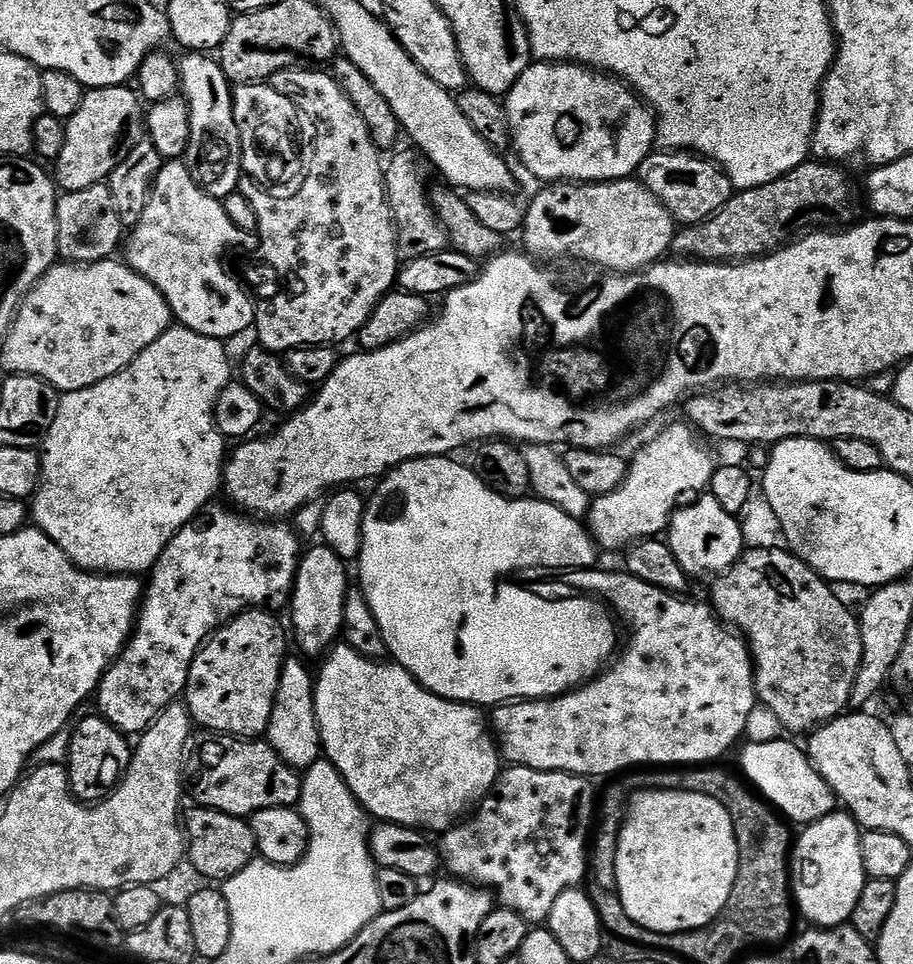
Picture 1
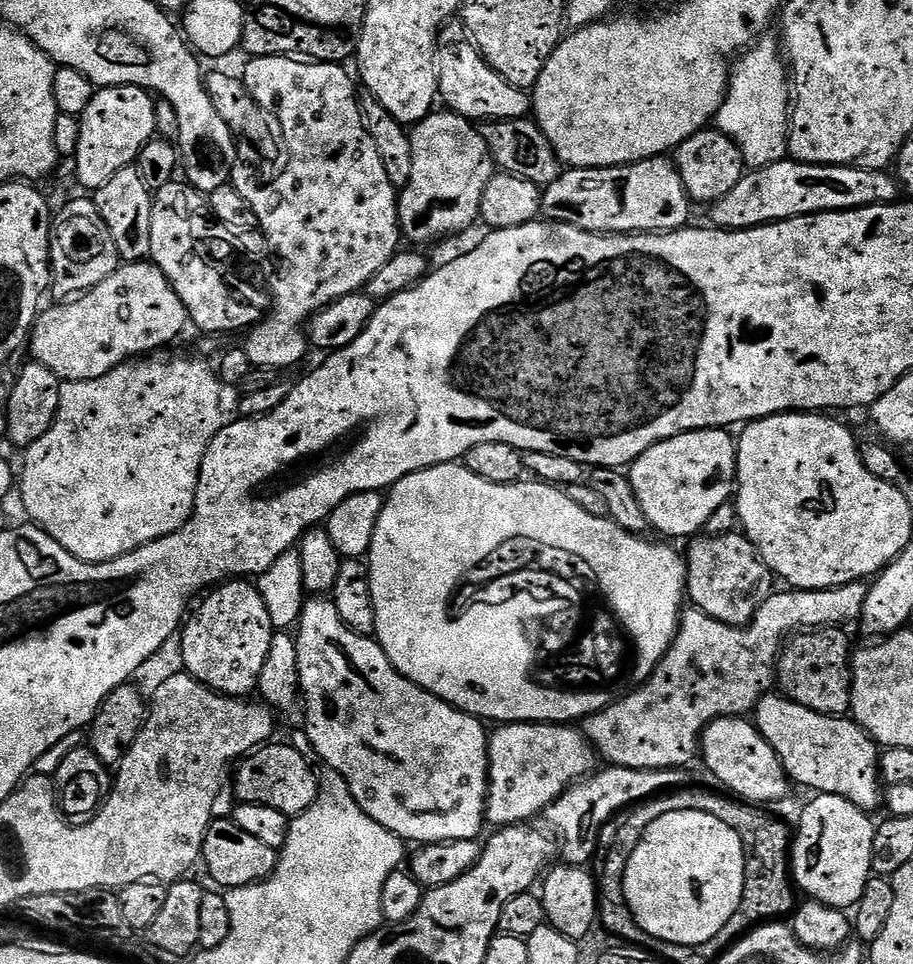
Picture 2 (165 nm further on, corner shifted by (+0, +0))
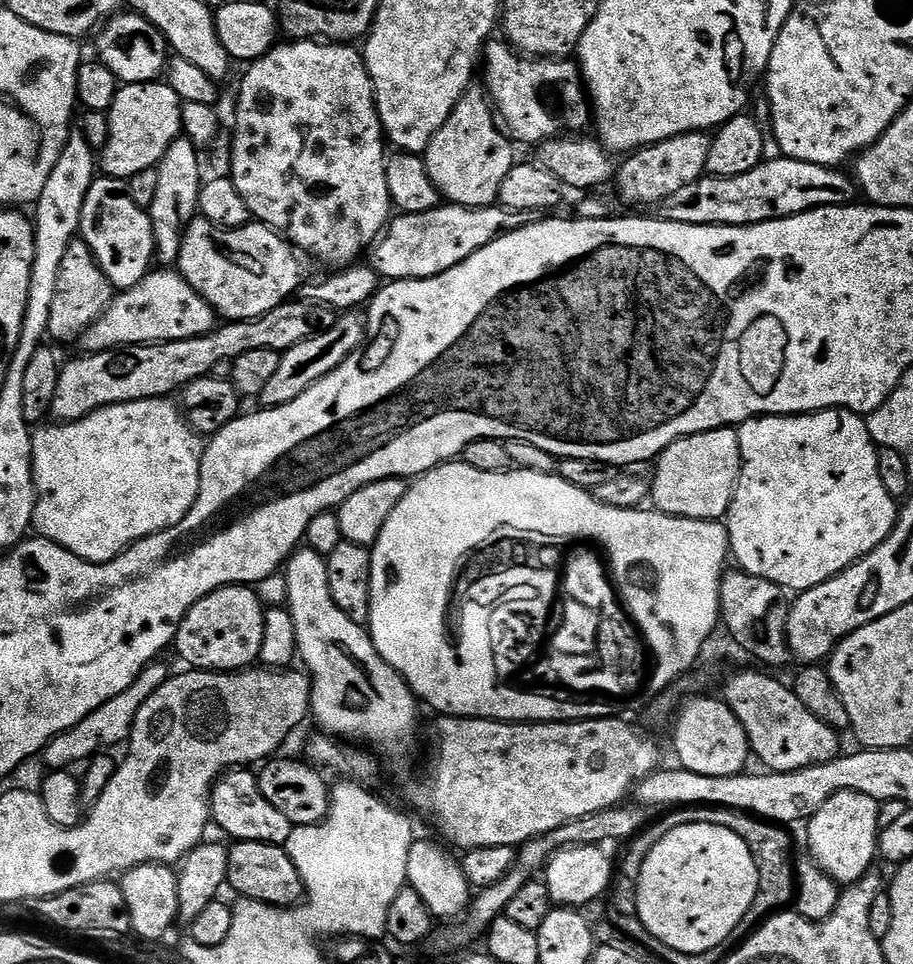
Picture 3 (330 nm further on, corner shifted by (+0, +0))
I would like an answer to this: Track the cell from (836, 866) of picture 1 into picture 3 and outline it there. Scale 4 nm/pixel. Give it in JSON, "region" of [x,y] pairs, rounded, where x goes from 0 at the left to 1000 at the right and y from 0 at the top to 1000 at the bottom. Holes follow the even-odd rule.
{"region":[[[919,822],[910,826],[884,852],[885,880],[887,891],[898,899],[910,913],[921,919],[939,917],[945,909],[952,908],[955,891],[962,888],[964,834],[957,828],[939,822]]]}

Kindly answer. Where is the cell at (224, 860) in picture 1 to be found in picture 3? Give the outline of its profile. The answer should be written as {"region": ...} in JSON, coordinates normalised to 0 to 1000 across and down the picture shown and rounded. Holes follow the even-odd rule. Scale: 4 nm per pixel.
{"region":[[[264,871],[250,880],[250,915],[260,930],[295,938],[301,942],[322,942],[334,933],[333,916],[314,879],[291,873]]]}

